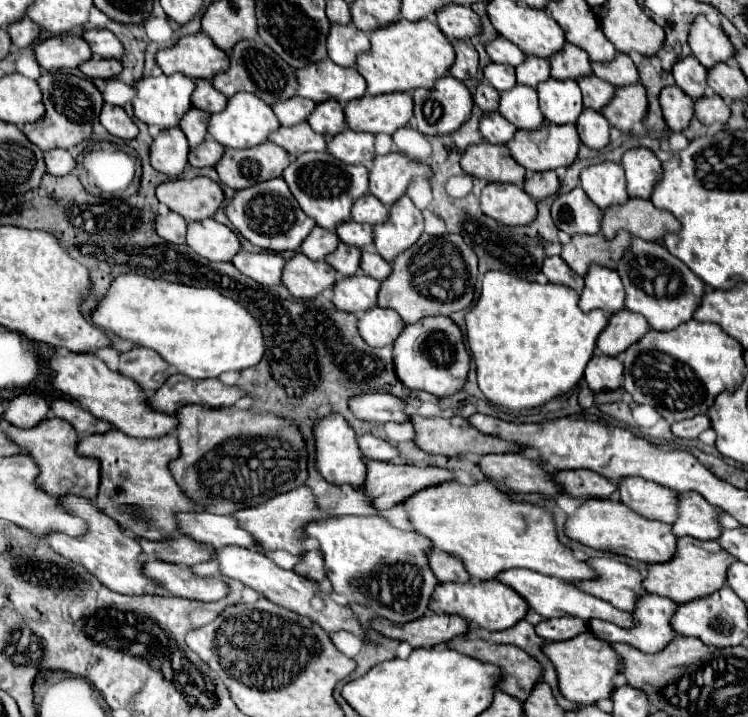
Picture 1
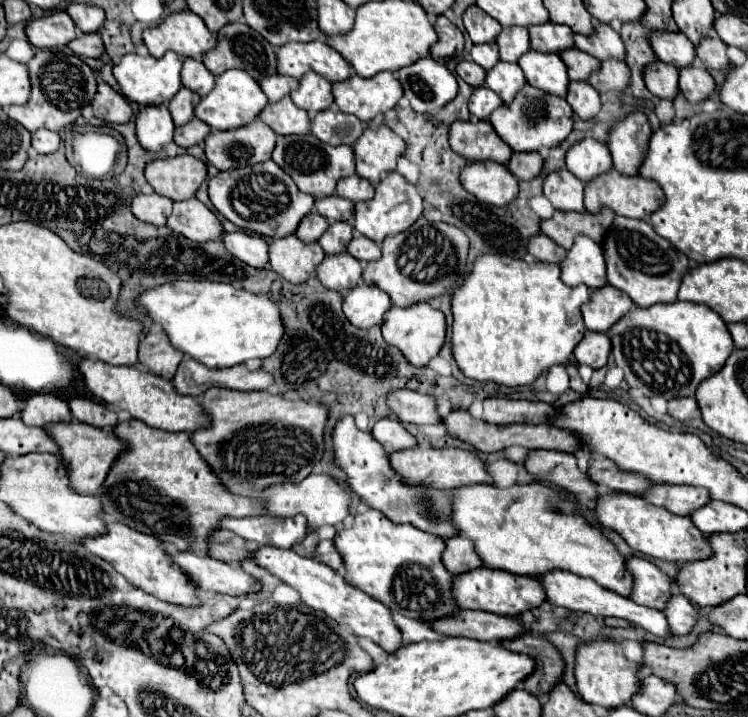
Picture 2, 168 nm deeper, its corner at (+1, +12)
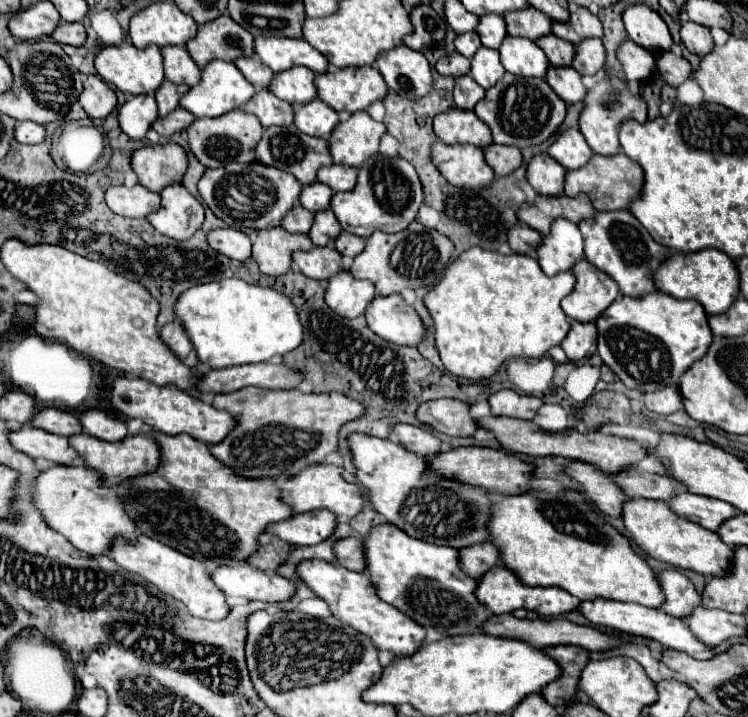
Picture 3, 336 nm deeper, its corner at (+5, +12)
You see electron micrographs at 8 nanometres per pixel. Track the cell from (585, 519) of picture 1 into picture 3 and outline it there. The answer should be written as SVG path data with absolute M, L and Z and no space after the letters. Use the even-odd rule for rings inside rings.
M644 498L626 500L622 506L622 520L636 546L654 560L672 564L676 568L688 568L704 576L722 576L730 568L732 548L724 544L716 532L708 532L700 524L676 516L666 502Z

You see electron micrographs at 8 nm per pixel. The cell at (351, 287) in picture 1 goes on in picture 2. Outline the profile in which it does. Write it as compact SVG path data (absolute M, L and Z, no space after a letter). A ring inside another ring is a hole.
M348 252L326 256L316 266L318 280L326 288L332 288L338 292L346 292L348 288L354 288L360 282L360 272L362 272L360 262L354 256L350 256Z

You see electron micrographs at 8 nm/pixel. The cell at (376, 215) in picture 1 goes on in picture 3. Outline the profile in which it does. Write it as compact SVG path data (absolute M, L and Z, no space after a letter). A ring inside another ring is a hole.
M324 166L318 170L318 182L328 184L334 192L350 192L356 186L356 170L348 166Z

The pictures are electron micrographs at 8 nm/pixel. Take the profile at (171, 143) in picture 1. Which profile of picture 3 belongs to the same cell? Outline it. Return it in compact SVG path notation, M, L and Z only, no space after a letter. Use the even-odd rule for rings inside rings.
M130 96L118 110L120 128L132 140L144 140L154 120L158 118L158 104L152 96Z

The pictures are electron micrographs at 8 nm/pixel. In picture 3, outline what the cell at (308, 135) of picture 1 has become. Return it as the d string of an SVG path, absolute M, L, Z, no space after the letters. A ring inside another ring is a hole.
M258 90L256 96L248 104L244 104L244 112L258 116L258 120L262 122L264 128L268 128L268 126L290 126L292 116L294 116L294 108L288 102L278 100L268 90Z

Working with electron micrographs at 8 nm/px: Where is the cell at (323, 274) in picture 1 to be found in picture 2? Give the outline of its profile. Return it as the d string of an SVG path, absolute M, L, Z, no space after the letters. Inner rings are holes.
M288 234L284 238L276 238L268 244L270 268L280 274L284 280L300 284L300 280L308 280L314 274L316 264L324 260L324 250L318 242L304 244L298 236Z

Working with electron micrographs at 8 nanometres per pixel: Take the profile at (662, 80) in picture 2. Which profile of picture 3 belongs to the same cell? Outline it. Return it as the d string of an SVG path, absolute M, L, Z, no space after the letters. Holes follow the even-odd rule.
M626 40L618 50L618 60L624 66L626 78L634 82L644 82L656 72L656 58L652 52L640 48L632 40Z

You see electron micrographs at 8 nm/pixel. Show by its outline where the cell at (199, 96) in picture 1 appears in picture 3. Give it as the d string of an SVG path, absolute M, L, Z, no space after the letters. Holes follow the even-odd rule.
M166 46L166 48L162 48L162 56L164 56L166 80L176 82L176 84L188 84L188 86L200 82L200 72L202 70L188 56L186 48Z

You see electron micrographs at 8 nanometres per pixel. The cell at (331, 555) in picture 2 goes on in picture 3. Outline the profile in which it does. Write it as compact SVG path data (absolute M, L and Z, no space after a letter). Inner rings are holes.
M342 538L342 540L336 540L334 546L334 556L336 556L336 562L352 572L362 572L364 570L364 554L360 552L362 550L362 542L356 540L356 538Z

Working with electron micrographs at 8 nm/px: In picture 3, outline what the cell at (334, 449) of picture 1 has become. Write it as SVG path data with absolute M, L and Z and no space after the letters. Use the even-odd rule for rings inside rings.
M350 434L348 436L348 448L352 454L352 464L356 468L356 480L358 484L368 492L368 500L372 508L386 518L386 522L392 522L394 526L402 528L408 536L420 538L430 544L442 544L452 548L466 548L476 542L488 540L486 522L488 522L488 510L490 510L490 496L486 490L468 486L456 480L442 478L428 470L428 460L422 456L416 456L402 448L394 440L382 440L368 434Z

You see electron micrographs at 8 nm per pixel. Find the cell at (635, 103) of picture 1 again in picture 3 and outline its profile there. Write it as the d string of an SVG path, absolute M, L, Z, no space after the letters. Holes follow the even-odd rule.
M588 38L576 46L576 56L572 68L582 76L596 76L596 72L604 72L606 50L600 38Z

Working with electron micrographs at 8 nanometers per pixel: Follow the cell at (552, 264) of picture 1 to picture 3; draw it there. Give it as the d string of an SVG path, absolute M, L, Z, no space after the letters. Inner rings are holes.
M514 226L508 232L508 244L516 254L524 254L524 256L534 256L536 248L542 242L542 234L528 228L528 226Z

